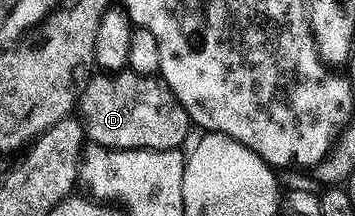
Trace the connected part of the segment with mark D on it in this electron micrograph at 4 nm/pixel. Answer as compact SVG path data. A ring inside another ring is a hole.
M130 70L92 75L78 98L77 116L90 143L115 150L178 149L191 131L186 110L164 81Z

